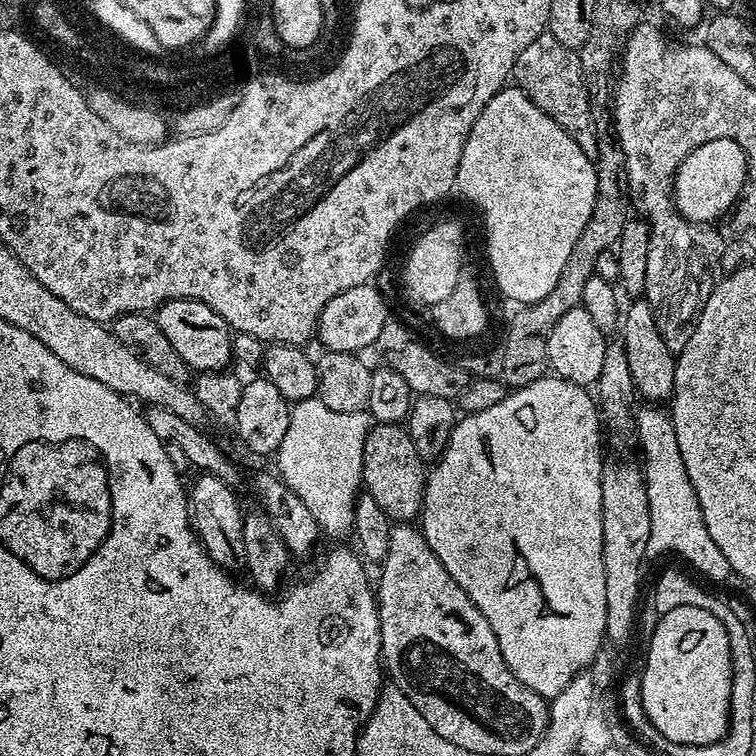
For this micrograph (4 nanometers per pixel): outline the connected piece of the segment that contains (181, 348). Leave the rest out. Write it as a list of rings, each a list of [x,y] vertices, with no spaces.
[[[171,300],[156,309],[154,319],[158,330],[162,330],[166,338],[170,338],[170,346],[178,350],[178,358],[182,358],[182,362],[186,362],[193,373],[219,372],[233,363],[234,333],[218,313],[206,306],[206,302]]]

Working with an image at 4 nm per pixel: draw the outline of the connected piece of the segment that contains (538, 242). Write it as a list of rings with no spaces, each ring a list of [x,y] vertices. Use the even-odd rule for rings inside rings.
[[[506,86],[498,94],[494,94],[494,98],[490,98],[490,102],[486,102],[482,114],[478,114],[478,118],[474,122],[474,130],[470,130],[470,138],[462,150],[462,162],[458,166],[456,188],[466,199],[473,200],[480,207],[481,214],[484,215],[484,228],[488,231],[488,260],[492,263],[492,276],[496,279],[501,294],[517,300],[517,305],[520,306],[533,304],[546,298],[546,294],[550,294],[550,290],[554,290],[554,282],[558,282],[558,274],[562,274],[562,266],[566,266],[566,258],[570,258],[570,250],[574,250],[574,242],[578,242],[578,234],[582,234],[582,230],[590,218],[590,210],[594,210],[594,198],[596,197],[594,161],[586,158],[586,154],[582,154],[578,142],[574,142],[574,138],[570,138],[570,134],[566,134],[566,130],[562,130],[562,126],[558,126],[558,122],[554,122],[554,118],[550,118],[542,110],[538,110],[538,106],[534,106],[534,102],[525,92],[515,86]]]

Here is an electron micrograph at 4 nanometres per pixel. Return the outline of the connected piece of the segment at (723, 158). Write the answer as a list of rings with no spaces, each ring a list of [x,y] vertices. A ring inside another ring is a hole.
[[[714,138],[705,144],[697,144],[696,149],[680,161],[680,169],[672,182],[672,199],[685,220],[712,222],[721,214],[733,211],[738,197],[745,191],[747,178],[748,159],[742,146],[730,138]]]

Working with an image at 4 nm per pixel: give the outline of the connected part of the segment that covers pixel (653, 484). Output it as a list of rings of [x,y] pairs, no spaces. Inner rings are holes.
[[[644,406],[635,413],[635,427],[640,434],[640,448],[644,451],[642,467],[646,482],[646,498],[650,502],[650,542],[648,556],[664,556],[669,552],[672,556],[681,556],[688,564],[693,564],[704,576],[716,582],[722,582],[733,570],[730,562],[726,562],[726,554],[718,550],[714,538],[710,538],[710,530],[706,530],[706,522],[702,518],[702,510],[698,506],[698,494],[694,494],[694,486],[690,486],[690,474],[686,474],[686,465],[682,463],[682,450],[678,450],[678,434],[674,434],[674,422],[667,411],[660,406]]]

